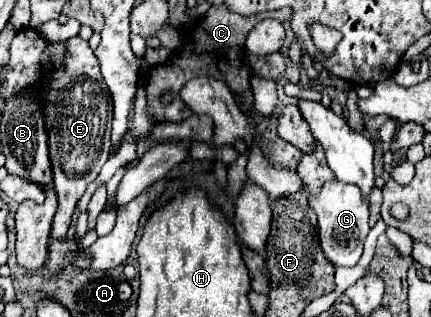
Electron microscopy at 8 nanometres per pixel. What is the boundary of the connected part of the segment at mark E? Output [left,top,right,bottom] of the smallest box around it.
[43,38,113,238]

